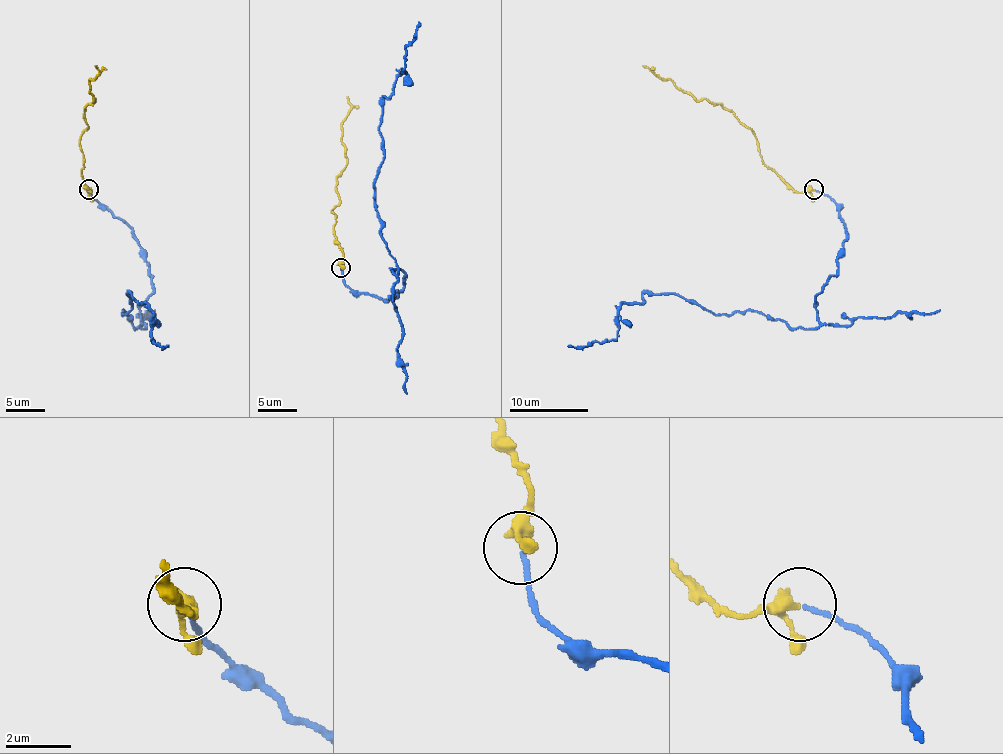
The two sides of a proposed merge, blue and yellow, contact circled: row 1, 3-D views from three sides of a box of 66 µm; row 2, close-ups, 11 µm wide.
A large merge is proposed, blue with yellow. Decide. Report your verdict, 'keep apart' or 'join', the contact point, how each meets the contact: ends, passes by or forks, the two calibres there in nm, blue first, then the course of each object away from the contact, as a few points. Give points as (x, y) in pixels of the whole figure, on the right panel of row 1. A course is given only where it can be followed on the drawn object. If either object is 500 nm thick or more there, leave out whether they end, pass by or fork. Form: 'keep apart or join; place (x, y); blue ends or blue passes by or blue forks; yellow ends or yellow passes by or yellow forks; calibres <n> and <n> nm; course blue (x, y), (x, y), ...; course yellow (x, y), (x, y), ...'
join; place (814, 189); blue ends; yellow passes by; calibres 130 and 320 nm; course blue (815, 190), (847, 229), (815, 298), (817, 328), (646, 292), (620, 306), (614, 339), (567, 345); course yellow (813, 190), (793, 192), (762, 160), (756, 137), (730, 111), (695, 99), (642, 66)

